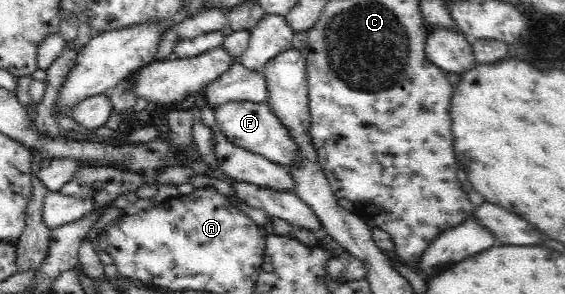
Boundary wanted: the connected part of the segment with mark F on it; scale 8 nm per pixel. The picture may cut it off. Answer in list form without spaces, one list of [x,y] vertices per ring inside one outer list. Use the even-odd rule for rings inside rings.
[[[228,102],[214,110],[214,117],[221,132],[235,146],[260,154],[281,166],[289,167],[299,162],[297,143],[291,139],[287,127],[283,126],[267,103]]]

